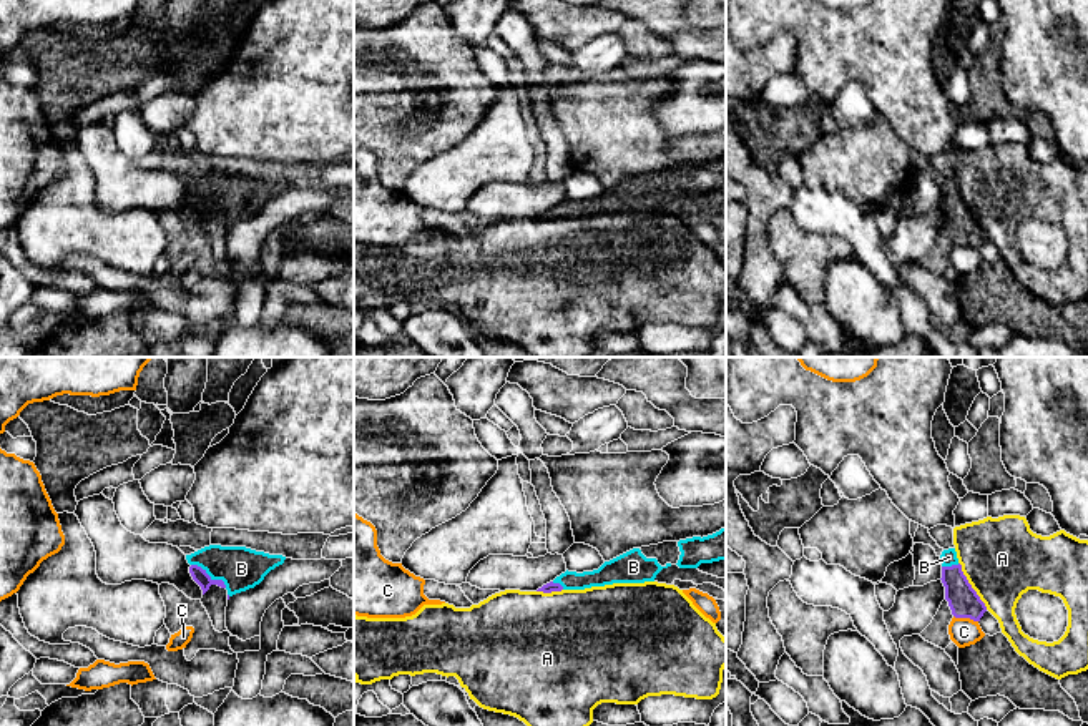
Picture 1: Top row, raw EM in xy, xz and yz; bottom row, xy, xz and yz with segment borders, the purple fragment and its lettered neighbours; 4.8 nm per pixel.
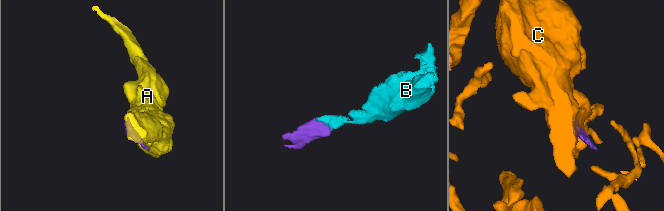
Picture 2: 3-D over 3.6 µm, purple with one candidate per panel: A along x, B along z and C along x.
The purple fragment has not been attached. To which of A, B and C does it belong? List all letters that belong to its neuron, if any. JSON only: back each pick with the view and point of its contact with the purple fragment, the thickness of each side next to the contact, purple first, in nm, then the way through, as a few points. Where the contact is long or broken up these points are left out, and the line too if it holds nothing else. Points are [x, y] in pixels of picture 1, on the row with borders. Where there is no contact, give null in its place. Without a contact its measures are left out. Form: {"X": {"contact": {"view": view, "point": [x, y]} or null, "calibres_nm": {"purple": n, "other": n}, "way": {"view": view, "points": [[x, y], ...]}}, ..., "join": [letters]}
{"B": {"contact": {"view": "xy", "point": [208, 575]}, "calibres_nm": {"purple": 70, "other": 200}, "way": {"view": "xy", "points": [[200, 575], [208, 575], [215, 569], [241, 569]]}}, "join": ["B"]}

